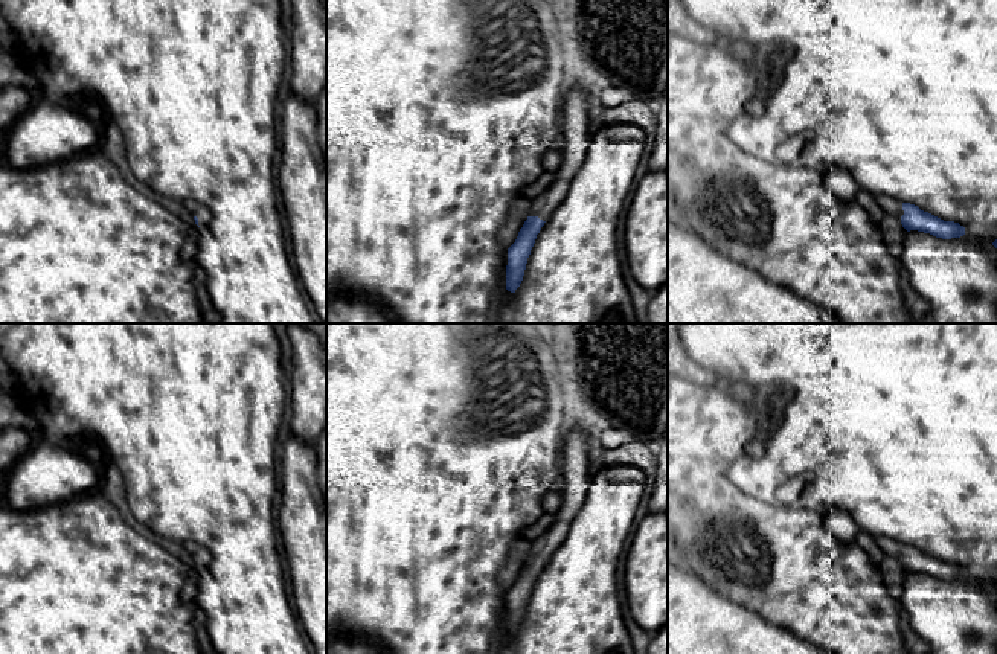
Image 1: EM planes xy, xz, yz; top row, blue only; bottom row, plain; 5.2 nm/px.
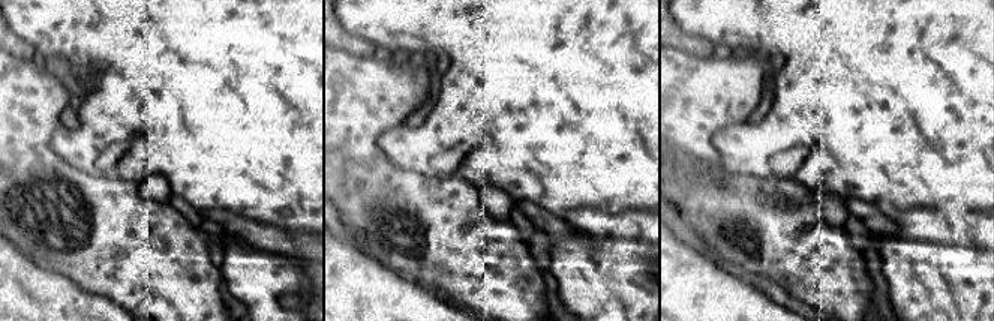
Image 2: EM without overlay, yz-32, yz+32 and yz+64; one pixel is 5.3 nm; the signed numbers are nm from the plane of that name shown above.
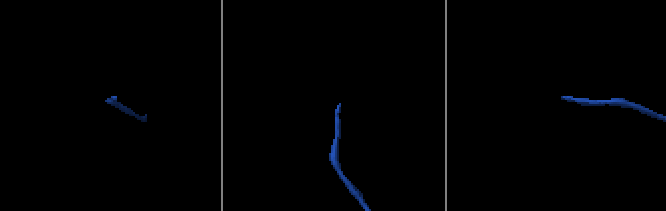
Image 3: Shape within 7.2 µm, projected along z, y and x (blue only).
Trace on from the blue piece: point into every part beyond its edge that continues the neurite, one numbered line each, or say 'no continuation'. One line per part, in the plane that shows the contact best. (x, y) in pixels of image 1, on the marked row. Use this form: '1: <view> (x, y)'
1: yz (891, 206)

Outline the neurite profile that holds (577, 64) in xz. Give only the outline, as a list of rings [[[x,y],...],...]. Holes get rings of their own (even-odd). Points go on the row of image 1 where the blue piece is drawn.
[[[581,0],[544,2],[549,5],[556,23],[559,55],[563,58],[563,87],[569,87],[573,81],[582,81],[595,90],[602,82],[602,76],[584,46]]]

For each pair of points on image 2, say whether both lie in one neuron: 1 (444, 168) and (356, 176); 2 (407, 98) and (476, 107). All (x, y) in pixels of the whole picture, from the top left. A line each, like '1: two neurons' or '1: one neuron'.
1: two neurons
2: two neurons

